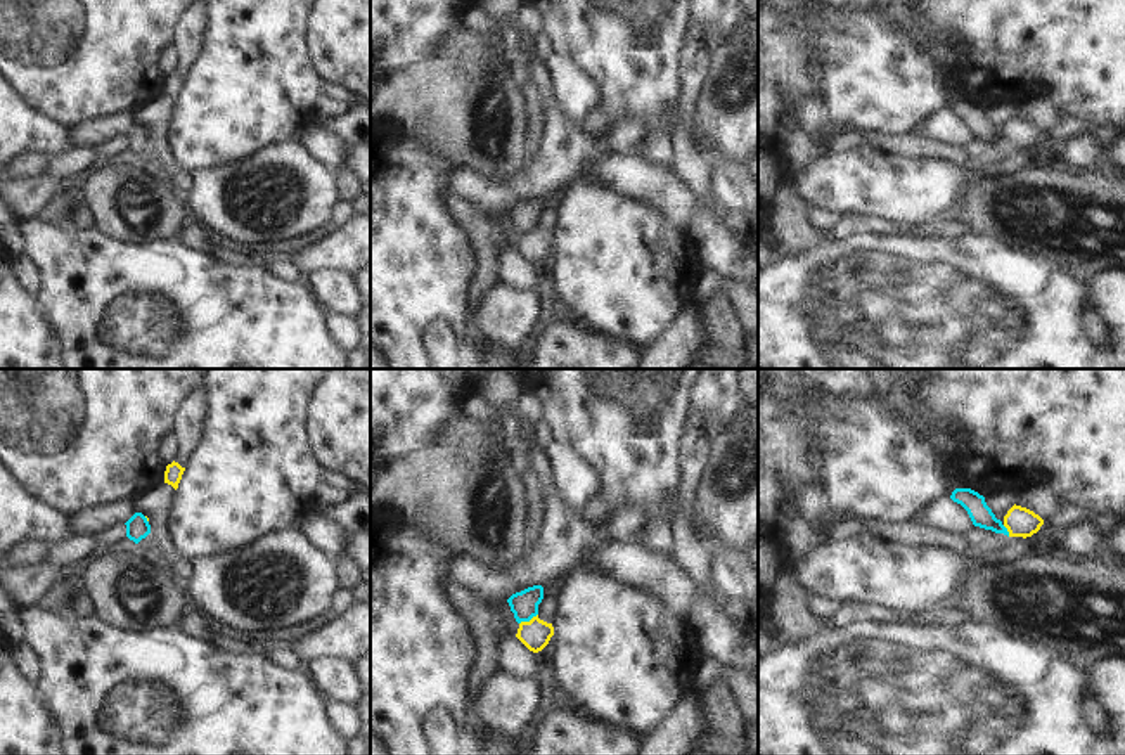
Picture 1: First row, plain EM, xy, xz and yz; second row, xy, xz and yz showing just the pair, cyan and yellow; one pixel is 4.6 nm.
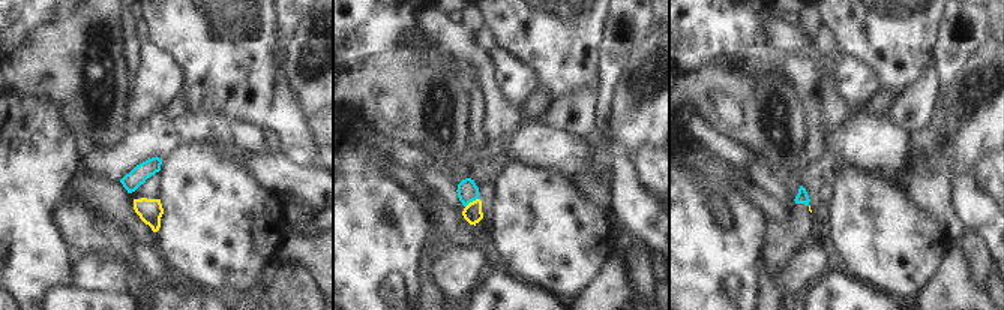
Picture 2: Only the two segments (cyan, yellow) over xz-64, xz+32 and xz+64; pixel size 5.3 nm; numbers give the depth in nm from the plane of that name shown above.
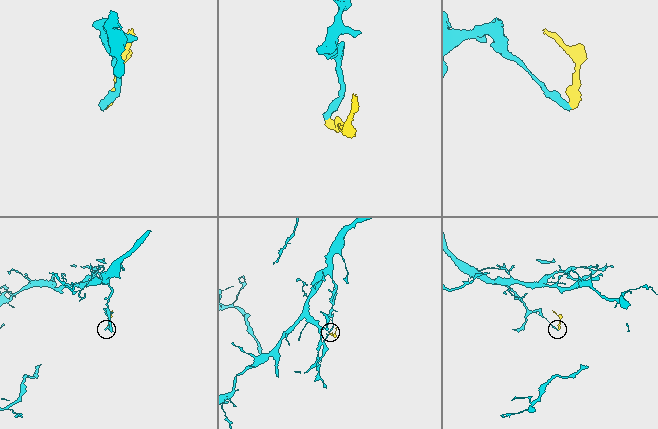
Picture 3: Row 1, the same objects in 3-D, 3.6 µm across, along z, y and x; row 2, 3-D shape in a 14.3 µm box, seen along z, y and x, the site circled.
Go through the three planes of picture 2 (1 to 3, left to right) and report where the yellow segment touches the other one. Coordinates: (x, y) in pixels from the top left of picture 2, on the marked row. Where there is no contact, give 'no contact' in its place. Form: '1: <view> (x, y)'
1: no contact
2: xz+32 (471, 201)
3: no contact

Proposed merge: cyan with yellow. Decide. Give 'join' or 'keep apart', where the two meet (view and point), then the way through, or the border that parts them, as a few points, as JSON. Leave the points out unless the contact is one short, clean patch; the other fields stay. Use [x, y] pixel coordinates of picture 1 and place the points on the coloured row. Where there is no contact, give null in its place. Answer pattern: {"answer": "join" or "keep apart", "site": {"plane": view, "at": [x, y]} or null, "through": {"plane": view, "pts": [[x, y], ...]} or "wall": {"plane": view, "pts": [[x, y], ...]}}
{"answer": "keep apart", "site": {"plane": "xz", "at": [528, 620]}, "wall": {"plane": "xz", "pts": [[537, 613], [520, 624]]}}

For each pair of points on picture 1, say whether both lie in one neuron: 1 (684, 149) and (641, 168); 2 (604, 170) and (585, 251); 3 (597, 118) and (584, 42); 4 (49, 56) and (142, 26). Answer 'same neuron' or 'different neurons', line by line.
1: different neurons
2: different neurons
3: different neurons
4: same neuron

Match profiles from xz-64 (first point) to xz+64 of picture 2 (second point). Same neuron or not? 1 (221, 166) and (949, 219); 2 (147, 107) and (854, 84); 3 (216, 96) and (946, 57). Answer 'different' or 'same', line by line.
1: different
2: same
3: different

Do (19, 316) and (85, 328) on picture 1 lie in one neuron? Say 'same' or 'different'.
different

